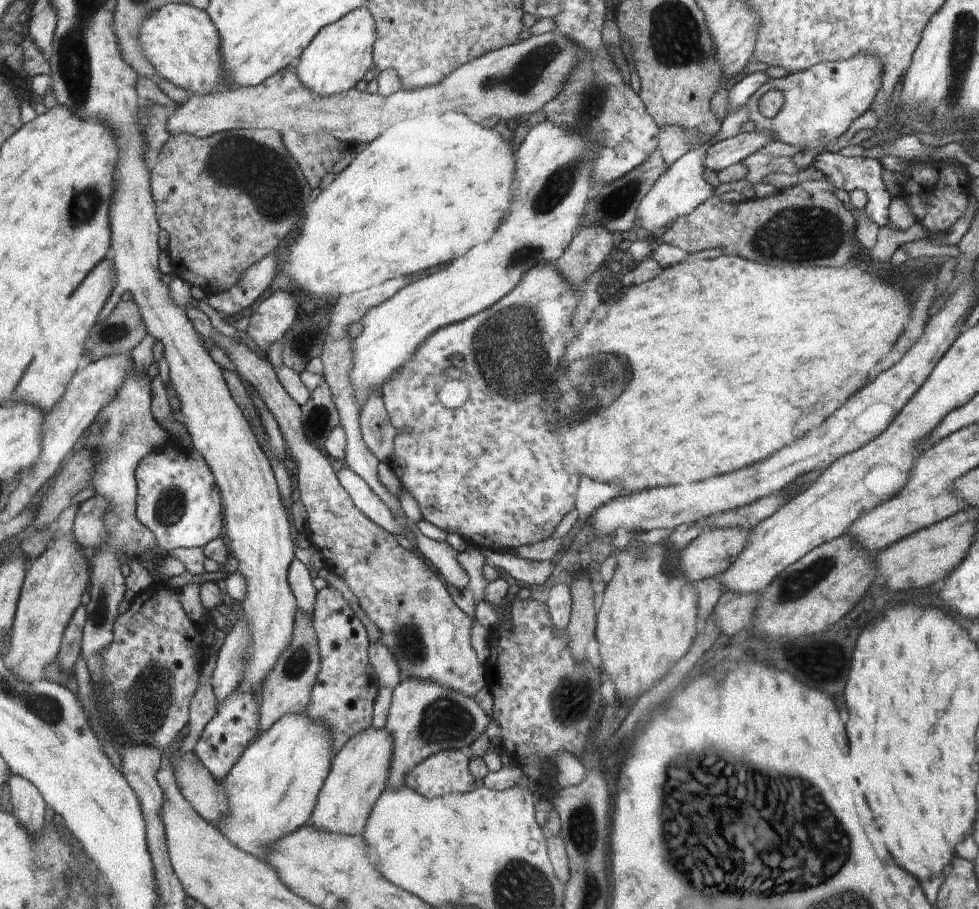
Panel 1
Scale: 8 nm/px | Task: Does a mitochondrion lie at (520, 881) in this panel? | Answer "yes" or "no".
yes

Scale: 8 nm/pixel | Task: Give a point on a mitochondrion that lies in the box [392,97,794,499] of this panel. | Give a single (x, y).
(509, 350)

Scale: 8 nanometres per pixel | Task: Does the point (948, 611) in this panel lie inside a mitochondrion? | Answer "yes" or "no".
no

